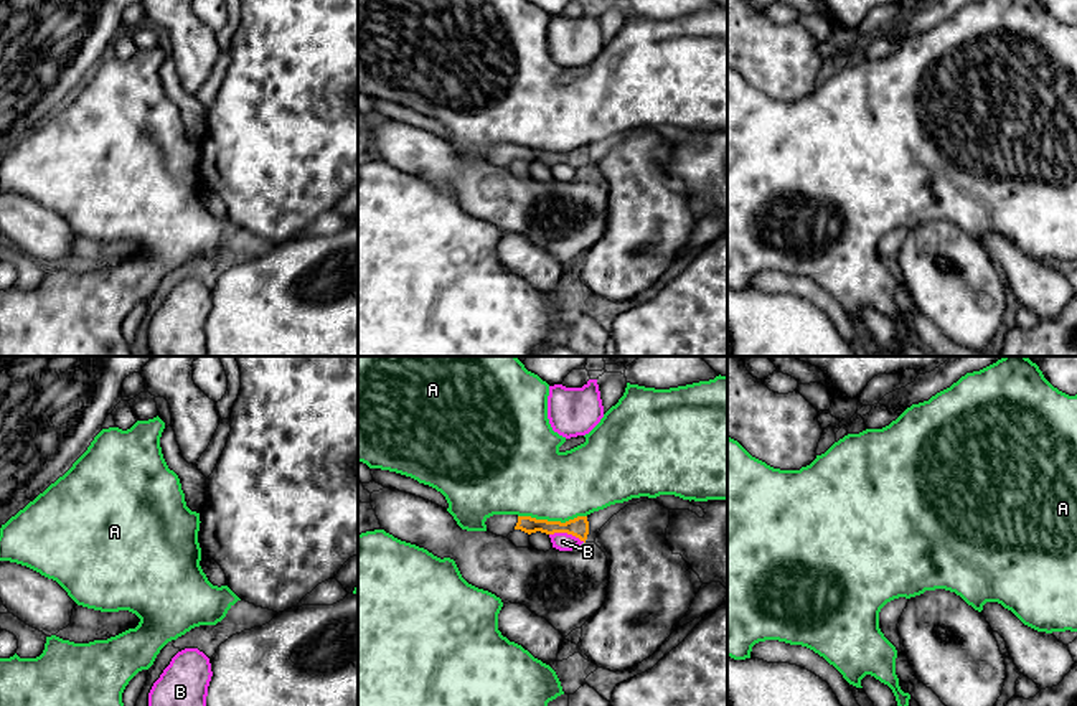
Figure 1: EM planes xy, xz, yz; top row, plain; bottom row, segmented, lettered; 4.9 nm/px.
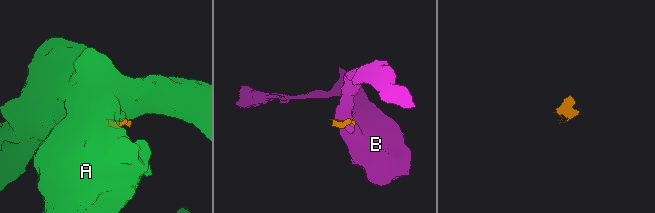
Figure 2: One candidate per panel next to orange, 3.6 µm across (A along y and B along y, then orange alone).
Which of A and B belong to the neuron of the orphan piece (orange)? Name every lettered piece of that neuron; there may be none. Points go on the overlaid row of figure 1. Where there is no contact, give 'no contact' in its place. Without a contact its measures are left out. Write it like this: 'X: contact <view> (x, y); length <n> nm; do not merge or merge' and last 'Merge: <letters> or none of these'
A: contact xz (553, 522); length 340 nm; do not merge
B: contact xz (568, 533); length 180 nm; do not merge
Merge: none of these

